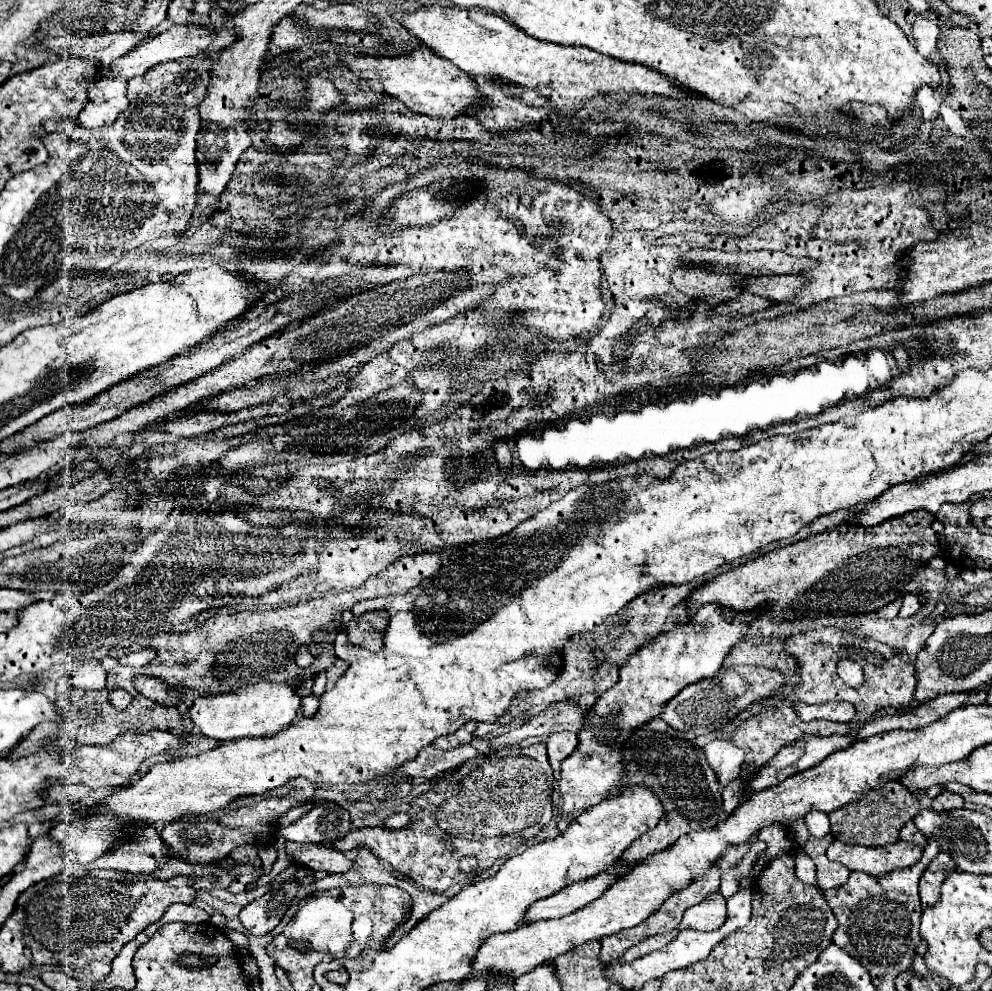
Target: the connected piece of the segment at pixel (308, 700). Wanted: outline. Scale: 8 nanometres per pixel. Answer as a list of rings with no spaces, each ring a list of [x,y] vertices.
[[[308,694],[308,696],[302,698],[302,710],[308,710],[308,718],[312,718],[318,712],[318,706],[320,706],[318,700],[320,698],[314,696],[314,694]]]

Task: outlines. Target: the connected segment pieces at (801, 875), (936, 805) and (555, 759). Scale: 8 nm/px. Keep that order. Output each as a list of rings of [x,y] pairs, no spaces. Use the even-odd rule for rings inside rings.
[[[798,850],[796,854],[796,876],[804,884],[816,884],[816,868],[804,850]]]
[[[942,790],[942,792],[934,798],[934,802],[932,802],[932,810],[938,810],[938,812],[952,810],[952,808],[962,808],[962,796],[960,796],[960,794]]]
[[[558,732],[558,734],[552,734],[548,740],[546,740],[546,746],[548,746],[548,760],[550,760],[550,766],[552,770],[556,772],[560,768],[560,762],[564,758],[568,758],[576,746],[578,746],[578,736],[572,734],[572,732]]]

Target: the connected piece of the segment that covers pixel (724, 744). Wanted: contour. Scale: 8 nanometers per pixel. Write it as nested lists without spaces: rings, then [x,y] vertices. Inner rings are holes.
[[[712,740],[704,746],[704,752],[708,756],[708,762],[716,770],[716,776],[720,784],[728,784],[732,776],[740,774],[740,764],[744,762],[744,752],[740,748],[732,746],[728,740]]]

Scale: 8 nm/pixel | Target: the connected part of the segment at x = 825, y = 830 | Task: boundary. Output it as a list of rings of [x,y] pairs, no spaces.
[[[810,812],[806,818],[806,828],[812,836],[820,838],[830,833],[830,822],[828,815],[823,812]]]

